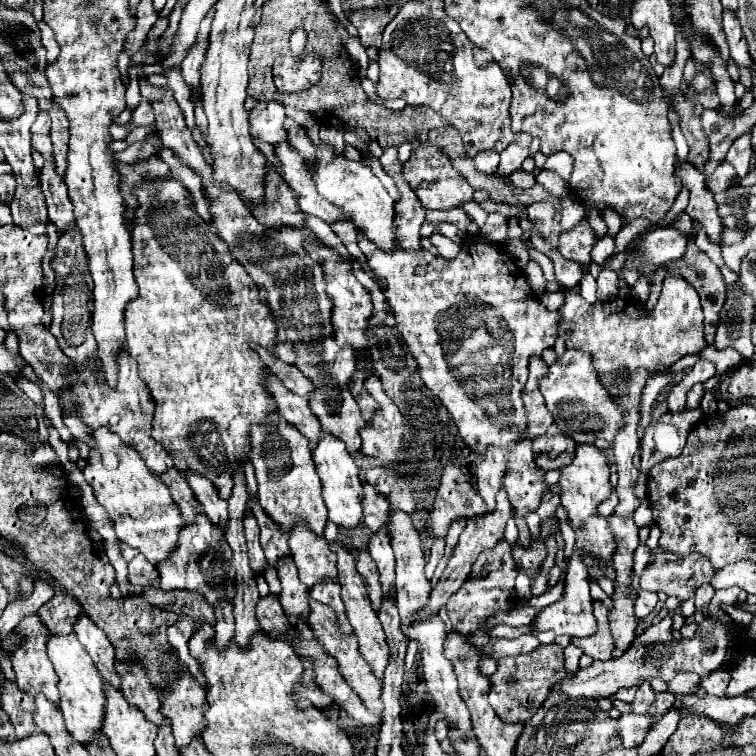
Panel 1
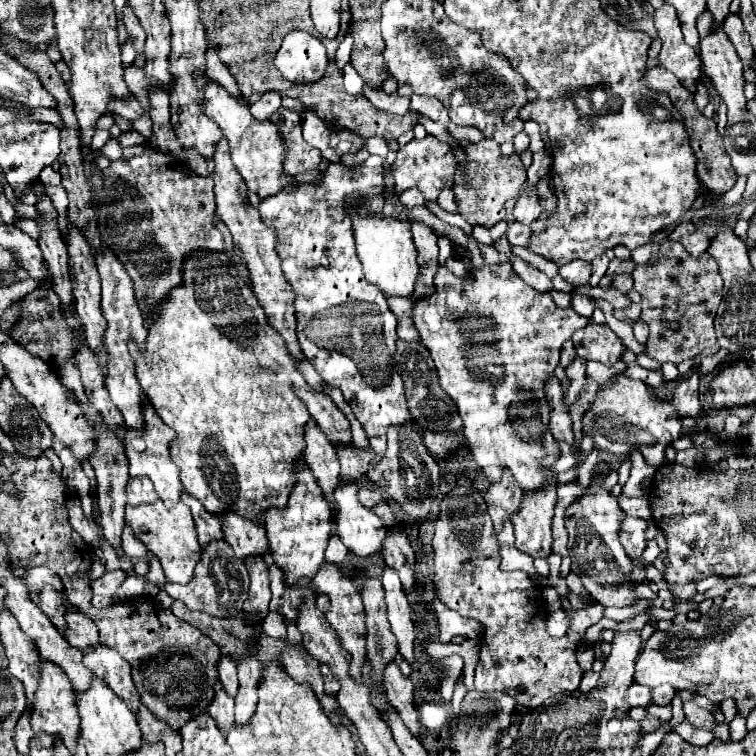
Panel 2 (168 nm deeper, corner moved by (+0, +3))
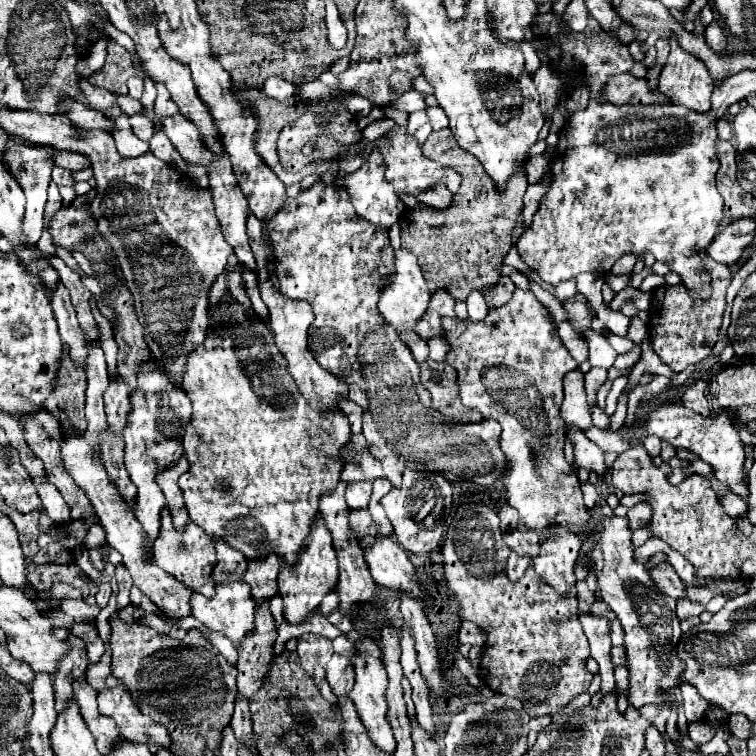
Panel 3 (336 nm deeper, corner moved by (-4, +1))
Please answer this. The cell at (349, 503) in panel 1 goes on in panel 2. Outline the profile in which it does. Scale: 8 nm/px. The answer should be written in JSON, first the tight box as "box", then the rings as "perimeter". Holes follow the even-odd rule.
{"box":[333,484,387,558],"perimeter":[[[339,484],[333,498],[339,506],[335,516],[335,528],[341,542],[359,558],[381,554],[387,536],[385,522],[357,500],[357,484]]]}

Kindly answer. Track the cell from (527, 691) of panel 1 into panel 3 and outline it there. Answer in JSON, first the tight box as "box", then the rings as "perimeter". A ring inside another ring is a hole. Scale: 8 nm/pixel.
{"box":[443,544,593,716],"perimeter":[[[497,544],[497,548],[493,548],[493,550],[485,550],[485,552],[481,552],[481,554],[475,556],[475,558],[465,558],[465,560],[461,560],[461,558],[455,556],[453,550],[443,550],[443,558],[445,558],[445,560],[443,560],[443,570],[445,570],[447,588],[449,588],[449,592],[453,594],[455,602],[459,604],[459,616],[461,616],[461,620],[469,620],[469,622],[477,624],[477,626],[483,628],[483,632],[487,634],[485,652],[483,652],[483,658],[481,658],[481,664],[479,664],[479,666],[481,666],[481,672],[483,672],[483,676],[481,676],[483,684],[489,686],[493,692],[503,692],[503,694],[507,694],[507,696],[519,698],[521,704],[525,706],[525,712],[527,712],[529,716],[543,716],[543,714],[551,716],[551,714],[555,714],[557,710],[561,710],[563,706],[567,706],[575,696],[587,692],[587,688],[589,688],[589,684],[591,684],[593,674],[585,668],[585,660],[589,658],[587,636],[583,634],[581,622],[577,620],[577,598],[561,598],[549,584],[543,584],[543,580],[539,580],[539,576],[521,578],[521,580],[517,580],[517,582],[511,582],[511,580],[507,578],[507,574],[505,574],[505,562],[507,562],[509,552],[511,552],[509,546]]]}

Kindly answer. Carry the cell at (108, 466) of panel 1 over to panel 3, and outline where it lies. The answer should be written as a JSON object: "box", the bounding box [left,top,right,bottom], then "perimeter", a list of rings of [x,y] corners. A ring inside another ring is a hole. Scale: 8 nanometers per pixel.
{"box":[153,508,217,598],"perimeter":[[[163,508],[163,516],[161,516],[161,530],[159,536],[155,538],[153,544],[153,556],[157,560],[157,564],[169,572],[171,576],[175,576],[179,582],[183,582],[187,588],[205,594],[207,598],[211,598],[215,594],[215,584],[211,582],[211,570],[217,562],[215,558],[215,542],[203,532],[203,528],[199,528],[197,524],[191,524],[191,520],[187,522],[187,528],[183,532],[175,530],[171,524],[171,514],[169,508]]]}

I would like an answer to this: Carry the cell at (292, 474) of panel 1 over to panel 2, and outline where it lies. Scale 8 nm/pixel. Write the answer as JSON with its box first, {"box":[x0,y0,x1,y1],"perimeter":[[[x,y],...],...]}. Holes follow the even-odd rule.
{"box":[265,462,333,586],"perimeter":[[[303,462],[303,470],[299,470],[299,486],[291,492],[287,502],[287,510],[271,510],[265,518],[265,530],[269,538],[269,548],[275,564],[285,574],[285,586],[295,586],[301,578],[313,580],[319,566],[325,560],[325,548],[333,532],[333,516],[319,484],[315,482],[311,470]]]}

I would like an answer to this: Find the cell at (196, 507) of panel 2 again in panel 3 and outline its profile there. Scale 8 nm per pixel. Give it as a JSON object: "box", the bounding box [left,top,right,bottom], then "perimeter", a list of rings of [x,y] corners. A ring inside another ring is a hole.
{"box":[213,540,247,582],"perimeter":[[[223,540],[215,542],[217,550],[217,564],[213,568],[213,582],[229,582],[229,580],[239,580],[247,568],[247,560],[241,556],[241,552],[235,552],[229,544],[223,544]]]}

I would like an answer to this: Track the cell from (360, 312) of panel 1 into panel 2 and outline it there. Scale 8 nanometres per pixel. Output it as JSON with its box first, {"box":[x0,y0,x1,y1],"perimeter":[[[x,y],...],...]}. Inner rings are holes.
{"box":[259,156,467,460],"perimeter":[[[369,156],[367,162],[363,162],[363,164],[357,166],[357,168],[347,168],[347,166],[343,166],[343,164],[329,164],[329,166],[321,172],[321,184],[319,184],[319,186],[317,186],[315,182],[311,182],[311,184],[299,184],[299,186],[293,186],[293,184],[291,184],[291,186],[287,186],[283,192],[277,192],[275,198],[267,198],[267,202],[261,202],[261,204],[259,204],[259,212],[261,212],[261,220],[263,220],[269,228],[273,228],[273,230],[279,234],[279,256],[283,258],[283,274],[285,274],[287,282],[293,286],[293,292],[295,292],[295,296],[297,296],[297,298],[295,298],[295,312],[297,312],[297,338],[299,338],[301,350],[303,350],[305,358],[307,358],[307,360],[315,366],[315,370],[321,374],[321,378],[323,378],[329,386],[339,388],[339,390],[343,392],[345,402],[351,406],[355,418],[357,418],[357,420],[361,422],[361,426],[365,428],[365,432],[367,432],[367,436],[369,436],[369,444],[371,444],[371,448],[375,450],[375,454],[381,456],[381,458],[383,458],[383,454],[385,454],[385,446],[387,446],[385,428],[387,428],[387,426],[401,426],[401,424],[405,422],[405,424],[413,424],[413,428],[419,430],[427,452],[429,452],[435,460],[445,460],[445,458],[449,458],[453,452],[457,452],[459,448],[467,446],[467,442],[465,442],[465,438],[459,440],[457,436],[453,436],[453,434],[449,434],[449,432],[429,432],[429,430],[417,426],[415,420],[413,420],[413,416],[409,414],[403,384],[391,384],[391,370],[393,370],[395,352],[397,352],[397,348],[395,348],[395,342],[397,342],[397,318],[395,318],[395,314],[389,310],[389,304],[387,304],[387,300],[383,298],[383,294],[379,294],[379,290],[375,290],[375,286],[371,286],[371,282],[367,282],[367,280],[363,278],[363,268],[359,266],[359,258],[357,258],[357,254],[355,254],[353,224],[351,224],[349,214],[345,212],[347,206],[349,206],[349,200],[351,200],[351,198],[359,198],[359,200],[361,200],[361,210],[363,210],[363,212],[377,214],[377,216],[383,214],[383,212],[381,212],[381,208],[383,208],[383,162],[385,162],[385,160],[383,160],[381,156]]]}

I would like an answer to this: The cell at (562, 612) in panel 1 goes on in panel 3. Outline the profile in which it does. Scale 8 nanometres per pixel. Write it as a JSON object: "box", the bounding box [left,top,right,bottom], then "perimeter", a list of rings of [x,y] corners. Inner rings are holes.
{"box":[610,619,624,646],"perimeter":[[[618,619],[611,622],[610,626],[610,637],[612,645],[620,646],[624,644],[624,630],[621,626],[621,623]]]}

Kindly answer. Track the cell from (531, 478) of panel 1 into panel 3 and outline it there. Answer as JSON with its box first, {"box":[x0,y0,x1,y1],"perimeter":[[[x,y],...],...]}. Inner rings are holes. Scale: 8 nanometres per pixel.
{"box":[533,524,581,596],"perimeter":[[[553,524],[545,540],[539,544],[539,556],[533,558],[535,572],[551,584],[561,596],[575,586],[575,560],[581,548],[581,538],[571,536],[565,526]]]}

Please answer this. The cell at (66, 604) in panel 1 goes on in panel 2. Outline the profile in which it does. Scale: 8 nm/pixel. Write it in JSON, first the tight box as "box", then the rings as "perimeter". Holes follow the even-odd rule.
{"box":[65,612,99,650],"perimeter":[[[67,612],[67,630],[65,630],[67,642],[79,650],[89,650],[99,644],[97,626],[91,618],[87,618],[81,612]]]}

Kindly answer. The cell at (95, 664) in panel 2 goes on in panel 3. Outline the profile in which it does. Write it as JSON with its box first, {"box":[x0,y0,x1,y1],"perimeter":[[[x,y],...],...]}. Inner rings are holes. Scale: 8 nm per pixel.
{"box":[97,680,169,754],"perimeter":[[[119,680],[119,688],[105,688],[97,696],[99,712],[111,716],[119,728],[119,734],[125,740],[147,744],[149,750],[155,754],[157,748],[169,748],[169,732],[161,724],[151,724],[143,718],[139,708],[135,708],[135,702],[131,700],[131,694],[127,688],[123,688]]]}

